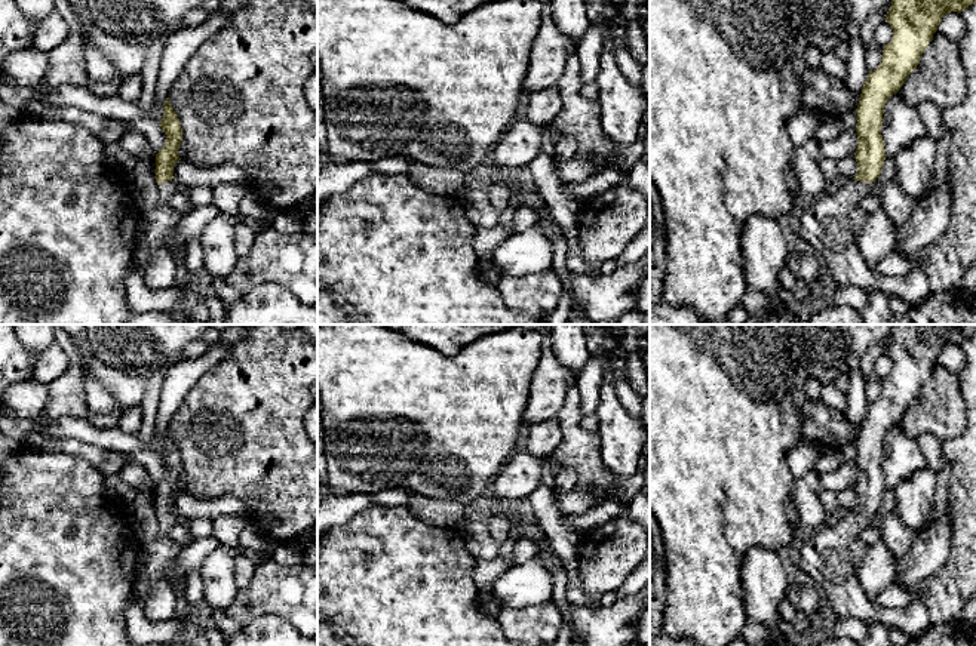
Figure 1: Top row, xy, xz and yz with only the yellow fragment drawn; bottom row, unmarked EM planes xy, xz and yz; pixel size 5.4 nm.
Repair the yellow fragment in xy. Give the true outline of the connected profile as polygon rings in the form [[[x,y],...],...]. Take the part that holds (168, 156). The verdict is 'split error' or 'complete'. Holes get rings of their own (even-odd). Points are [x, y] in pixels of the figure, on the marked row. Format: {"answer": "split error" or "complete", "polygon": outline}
{"answer": "split error", "polygon": [[[169,98],[163,104],[163,119],[159,121],[166,135],[165,147],[156,154],[156,182],[159,203],[141,215],[138,225],[138,244],[150,252],[150,264],[142,273],[147,287],[153,290],[166,289],[177,282],[177,264],[174,253],[163,246],[163,240],[171,234],[188,239],[199,237],[206,225],[222,212],[214,206],[194,206],[190,212],[181,213],[169,206],[169,200],[179,191],[174,179],[174,166],[179,162],[178,150],[182,127]]]}

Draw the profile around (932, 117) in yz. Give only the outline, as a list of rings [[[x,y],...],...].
[[[923,101],[917,105],[920,117],[927,129],[930,138],[937,141],[943,133],[943,117],[942,111],[932,102]]]

